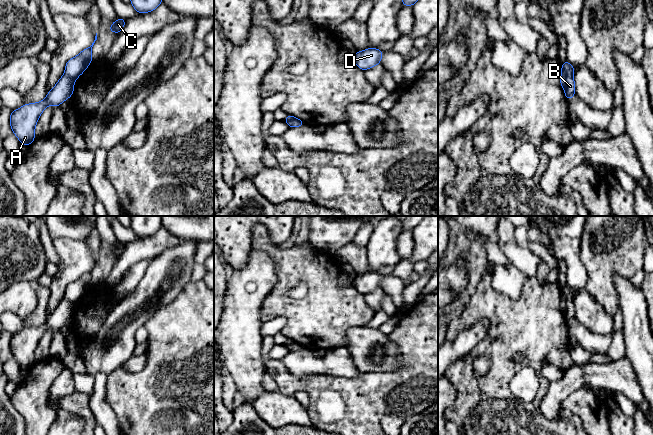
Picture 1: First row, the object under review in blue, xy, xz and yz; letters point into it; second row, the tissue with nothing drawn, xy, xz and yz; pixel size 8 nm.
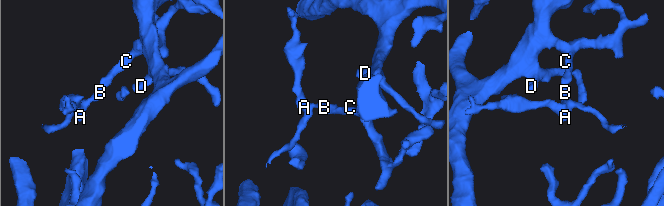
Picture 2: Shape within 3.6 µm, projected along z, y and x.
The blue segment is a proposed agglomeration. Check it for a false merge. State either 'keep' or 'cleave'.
cleave

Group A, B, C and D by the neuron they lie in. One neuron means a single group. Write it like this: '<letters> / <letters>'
A B / C D

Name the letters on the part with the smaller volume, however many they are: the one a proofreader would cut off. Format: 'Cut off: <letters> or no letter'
Cut off: A, B

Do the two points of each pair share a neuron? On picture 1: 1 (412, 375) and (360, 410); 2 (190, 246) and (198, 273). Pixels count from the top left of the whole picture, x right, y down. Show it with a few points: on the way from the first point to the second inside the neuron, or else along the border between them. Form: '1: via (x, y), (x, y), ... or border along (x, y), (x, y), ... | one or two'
1: via (399, 388), (394, 393), (379, 393), (373, 397) | one
2: border along (195, 264), (190, 281) | two

